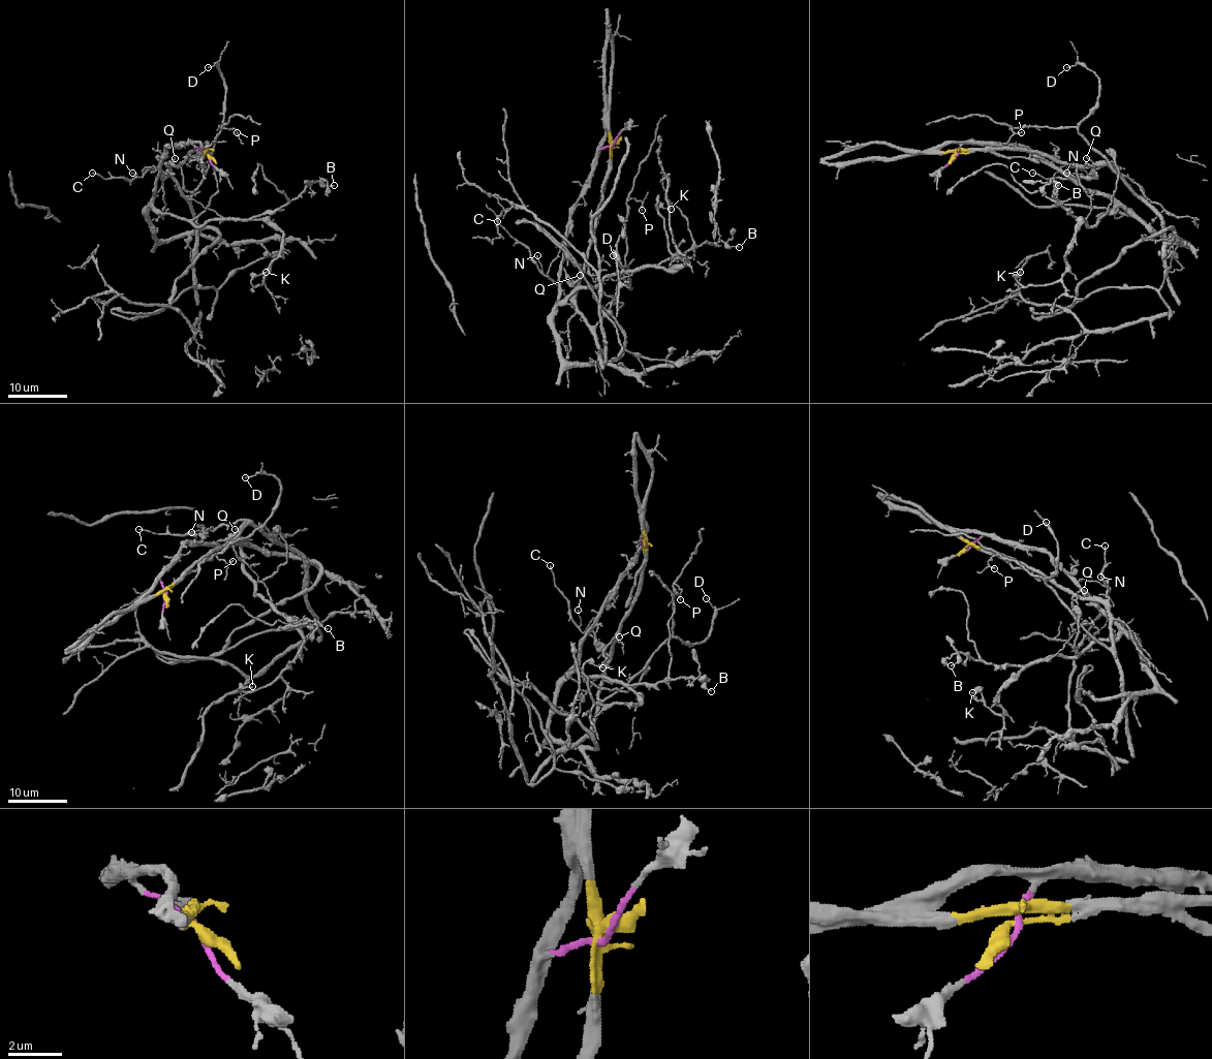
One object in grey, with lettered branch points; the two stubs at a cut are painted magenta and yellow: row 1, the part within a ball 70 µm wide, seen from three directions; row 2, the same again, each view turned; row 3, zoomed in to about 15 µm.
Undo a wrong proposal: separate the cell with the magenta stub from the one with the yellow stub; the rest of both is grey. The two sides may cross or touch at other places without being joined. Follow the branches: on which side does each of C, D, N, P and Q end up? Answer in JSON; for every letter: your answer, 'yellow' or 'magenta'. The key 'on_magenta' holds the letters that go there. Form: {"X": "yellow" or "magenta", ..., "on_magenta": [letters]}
{"C": "yellow", "D": "yellow", "N": "yellow", "P": "yellow", "Q": "yellow", "on_magenta": []}

